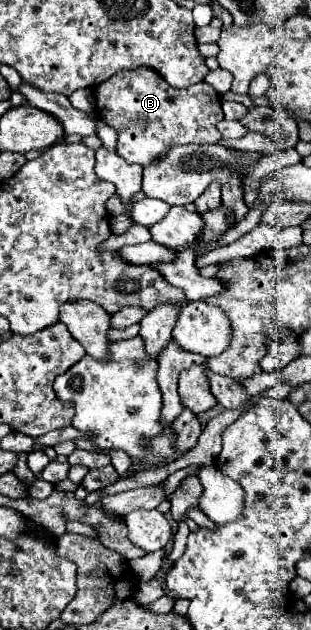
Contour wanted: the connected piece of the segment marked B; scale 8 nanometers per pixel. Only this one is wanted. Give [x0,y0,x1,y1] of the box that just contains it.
[95,68,223,166]

